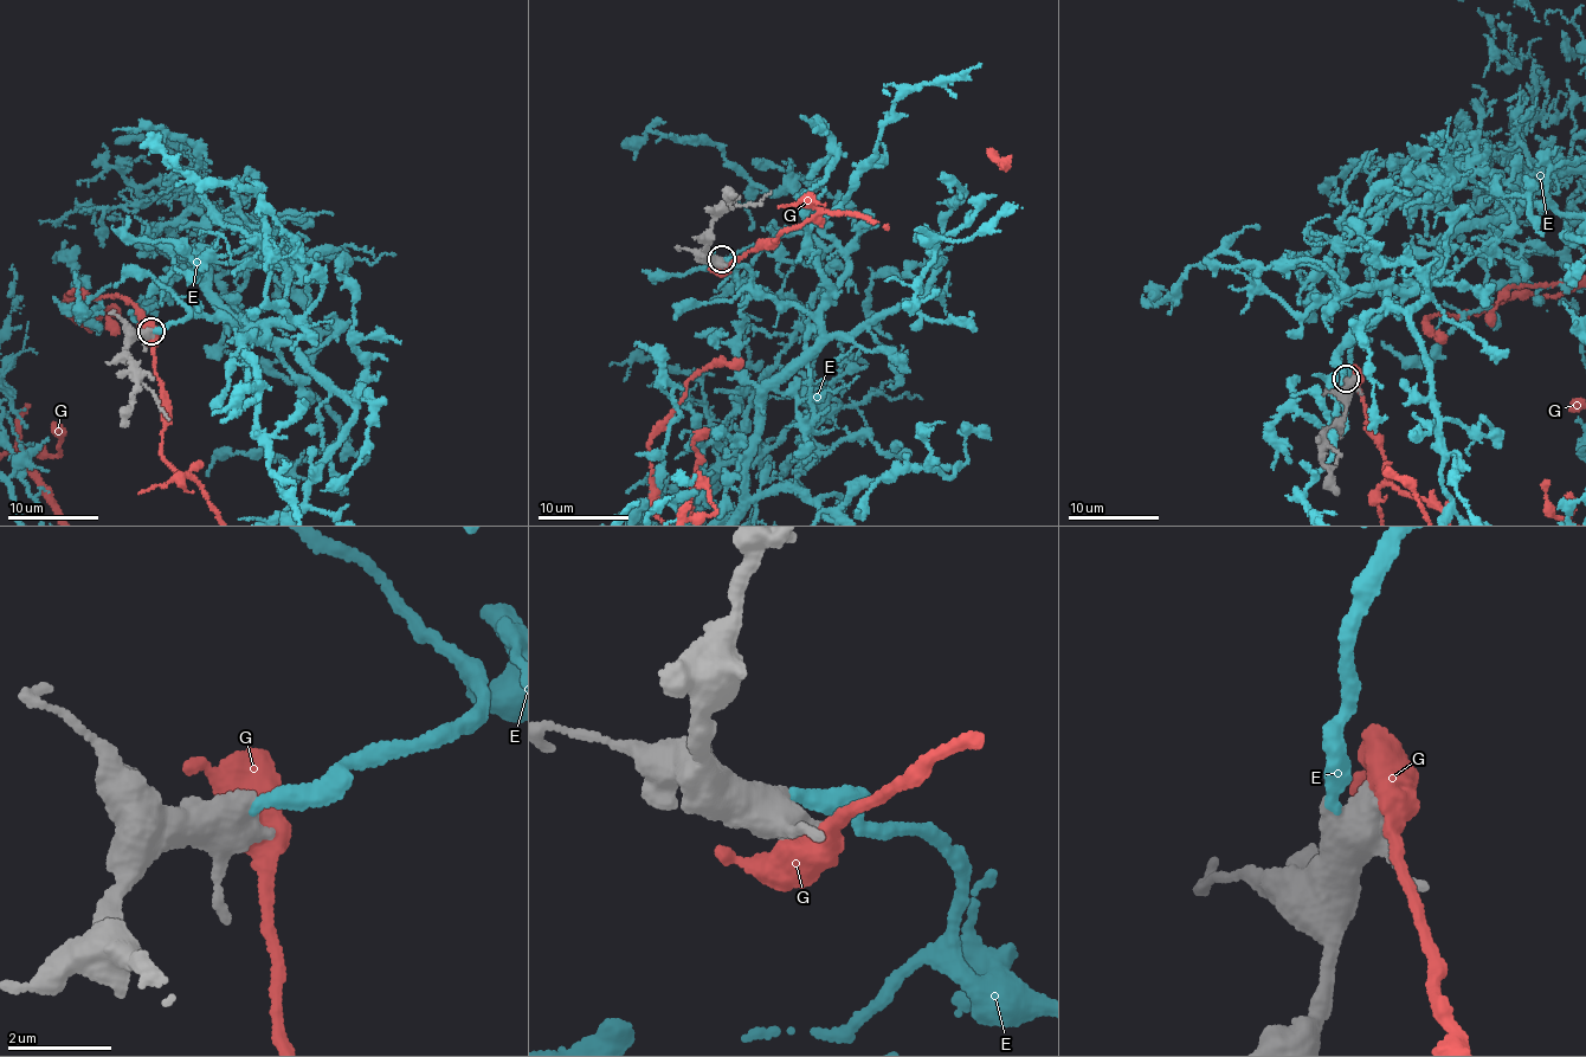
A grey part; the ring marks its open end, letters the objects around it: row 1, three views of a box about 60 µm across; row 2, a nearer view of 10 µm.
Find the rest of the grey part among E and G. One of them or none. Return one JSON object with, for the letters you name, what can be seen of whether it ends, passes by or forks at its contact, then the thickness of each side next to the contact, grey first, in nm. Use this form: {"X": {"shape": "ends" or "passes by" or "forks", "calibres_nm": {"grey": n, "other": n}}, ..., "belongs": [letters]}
{"E": {"shape": "ends", "calibres_nm": {"grey": 650, "other": 320}}, "belongs": ["E"]}

